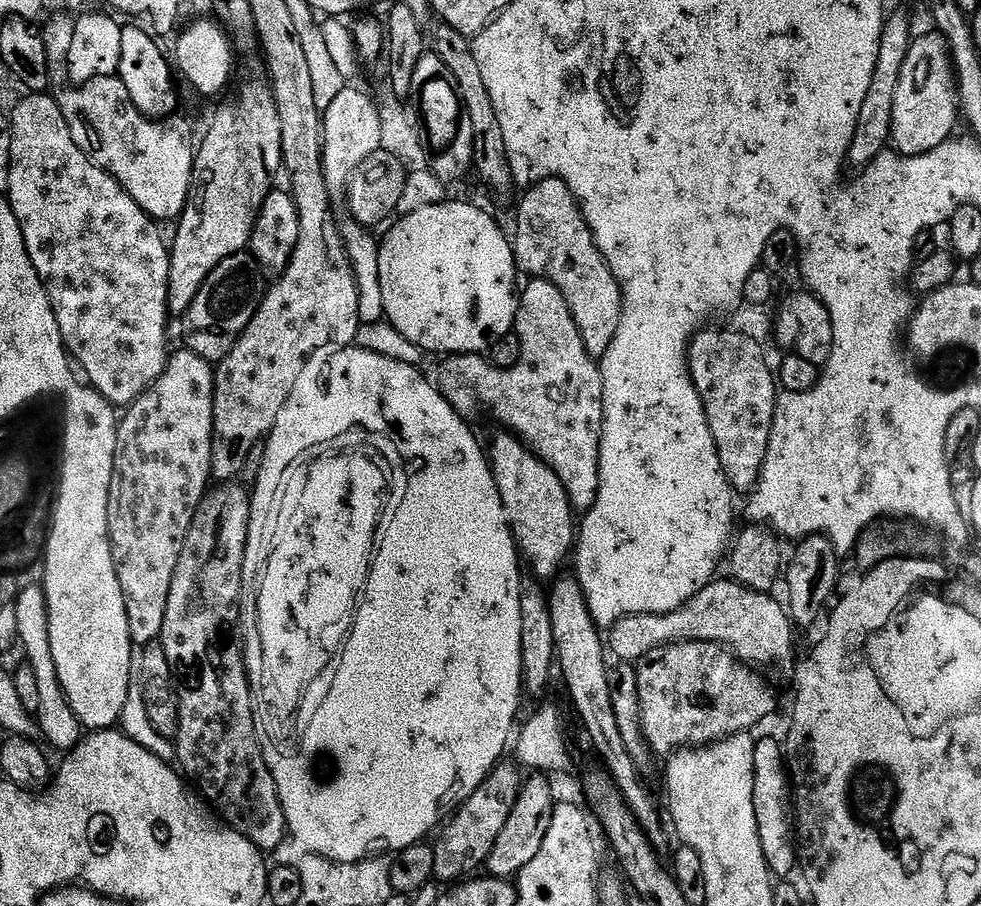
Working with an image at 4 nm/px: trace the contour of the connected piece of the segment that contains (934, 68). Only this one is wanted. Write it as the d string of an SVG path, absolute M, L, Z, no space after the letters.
M935 55L928 63L928 74L920 79L924 96L916 104L900 104L894 95L891 147L899 155L910 157L924 155L953 139L956 123L961 123L962 109L957 97L957 82L953 63L948 56Z

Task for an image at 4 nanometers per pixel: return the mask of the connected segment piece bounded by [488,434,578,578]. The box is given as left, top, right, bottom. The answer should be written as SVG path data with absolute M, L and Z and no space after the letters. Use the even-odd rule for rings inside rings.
M504 434L508 436L498 437L492 444L492 450L489 449L489 465L492 473L497 473L500 478L500 486L504 492L506 508L510 512L510 516L514 518L518 526L518 534L520 540L517 544L517 549L528 558L536 575L542 578L552 577L563 564L566 556L571 555L575 542L578 538L578 526L576 517L572 512L570 504L569 489L559 475L550 467L544 460L529 448L524 442L518 439L515 435Z

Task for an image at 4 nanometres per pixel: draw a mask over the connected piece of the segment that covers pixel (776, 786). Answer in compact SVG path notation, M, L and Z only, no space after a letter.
M761 739L755 752L755 810L759 819L759 834L768 867L777 877L796 872L796 852L790 836L790 801L792 782L784 757L783 745L774 740Z

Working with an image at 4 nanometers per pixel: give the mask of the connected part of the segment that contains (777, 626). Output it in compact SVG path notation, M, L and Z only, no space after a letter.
M723 579L707 584L697 596L673 612L623 616L606 636L611 655L613 652L620 662L641 662L659 648L698 642L719 645L731 652L737 661L761 673L764 671L765 677L772 678L775 672L784 672L784 664L794 664L796 652L796 644L792 641L794 623L789 609L783 603L780 605L775 595L755 592L731 579Z

